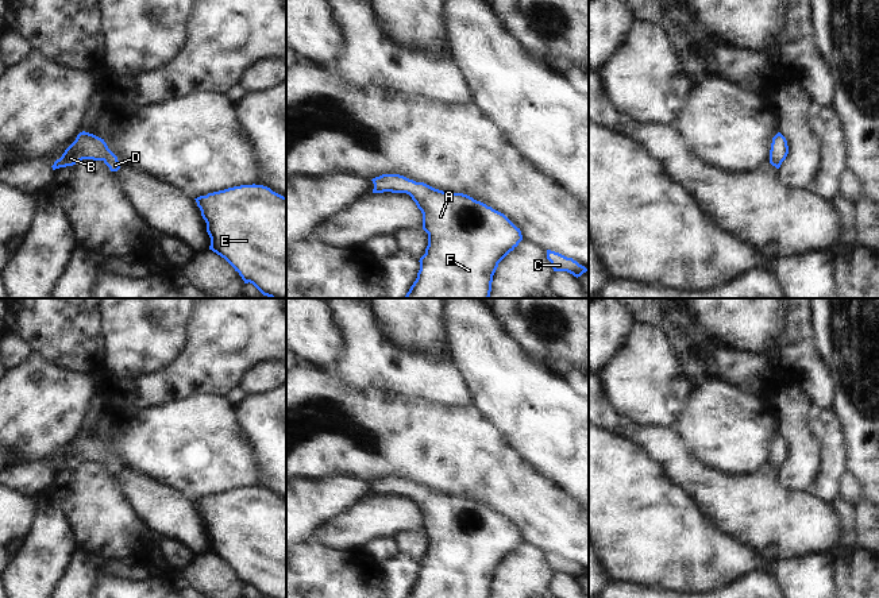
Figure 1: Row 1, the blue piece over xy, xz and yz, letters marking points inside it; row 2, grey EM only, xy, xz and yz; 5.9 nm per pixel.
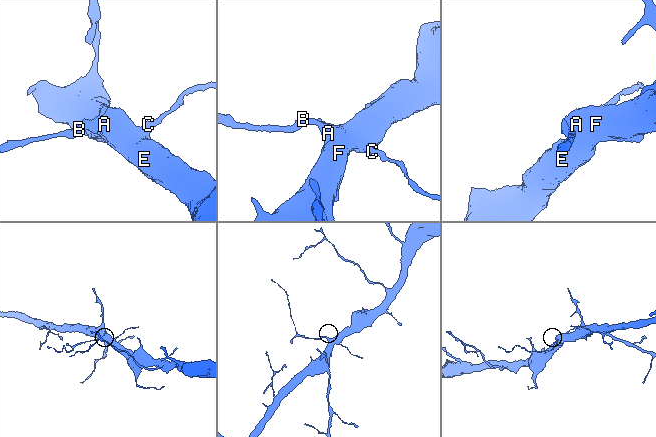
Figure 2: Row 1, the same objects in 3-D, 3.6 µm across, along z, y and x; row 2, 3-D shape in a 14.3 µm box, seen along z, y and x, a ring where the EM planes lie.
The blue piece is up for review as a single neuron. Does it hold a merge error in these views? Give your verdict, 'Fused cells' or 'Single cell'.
Single cell.

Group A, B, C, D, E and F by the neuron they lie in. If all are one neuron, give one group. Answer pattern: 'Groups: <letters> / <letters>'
Groups: A B C D E F.

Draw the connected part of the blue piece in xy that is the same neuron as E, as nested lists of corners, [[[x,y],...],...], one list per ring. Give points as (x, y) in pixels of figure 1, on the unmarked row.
[[[240,487],[194,501],[207,525],[209,552],[224,560],[244,586],[252,586],[263,598],[286,598],[286,499],[263,487]]]

